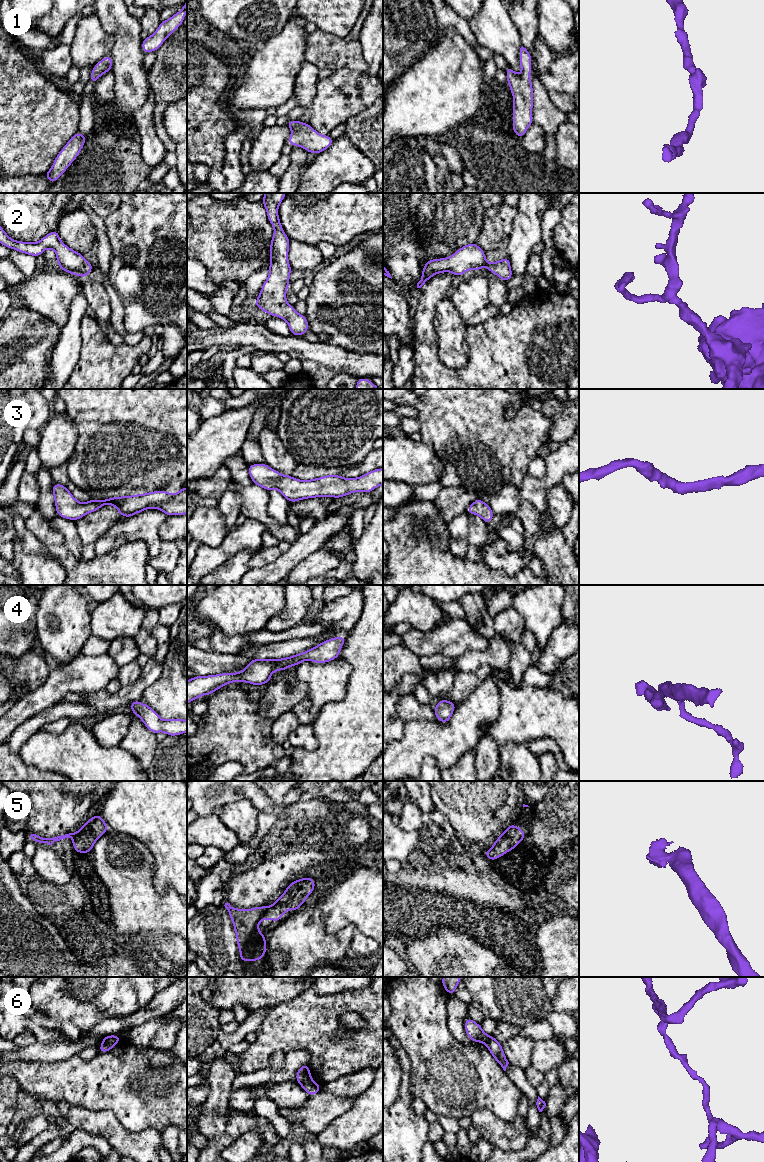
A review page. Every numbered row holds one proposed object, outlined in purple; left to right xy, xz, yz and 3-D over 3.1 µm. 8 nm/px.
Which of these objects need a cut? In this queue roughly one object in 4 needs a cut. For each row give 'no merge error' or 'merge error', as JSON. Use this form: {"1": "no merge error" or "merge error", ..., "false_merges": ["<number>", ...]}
{"1": "no merge error", "2": "no merge error", "3": "no merge error", "4": "no merge error", "5": "merge error", "6": "merge error", "false_merges": ["5", "6"]}

